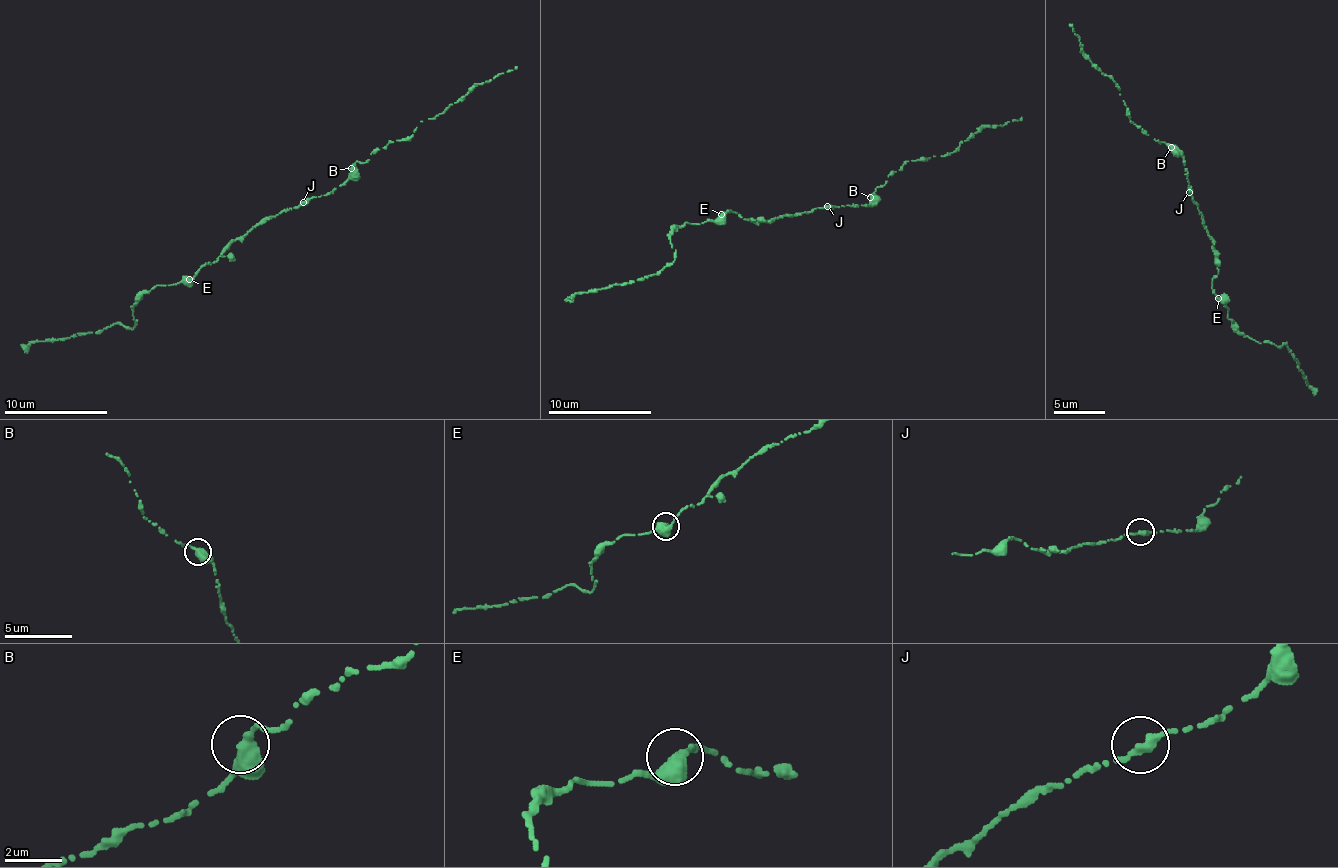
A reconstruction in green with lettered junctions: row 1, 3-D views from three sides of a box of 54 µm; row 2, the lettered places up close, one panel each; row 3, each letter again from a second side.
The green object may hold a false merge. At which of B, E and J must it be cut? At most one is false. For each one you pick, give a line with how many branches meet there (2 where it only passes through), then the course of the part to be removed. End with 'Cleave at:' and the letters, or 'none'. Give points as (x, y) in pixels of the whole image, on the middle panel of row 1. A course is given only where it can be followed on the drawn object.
Cleave at: none

